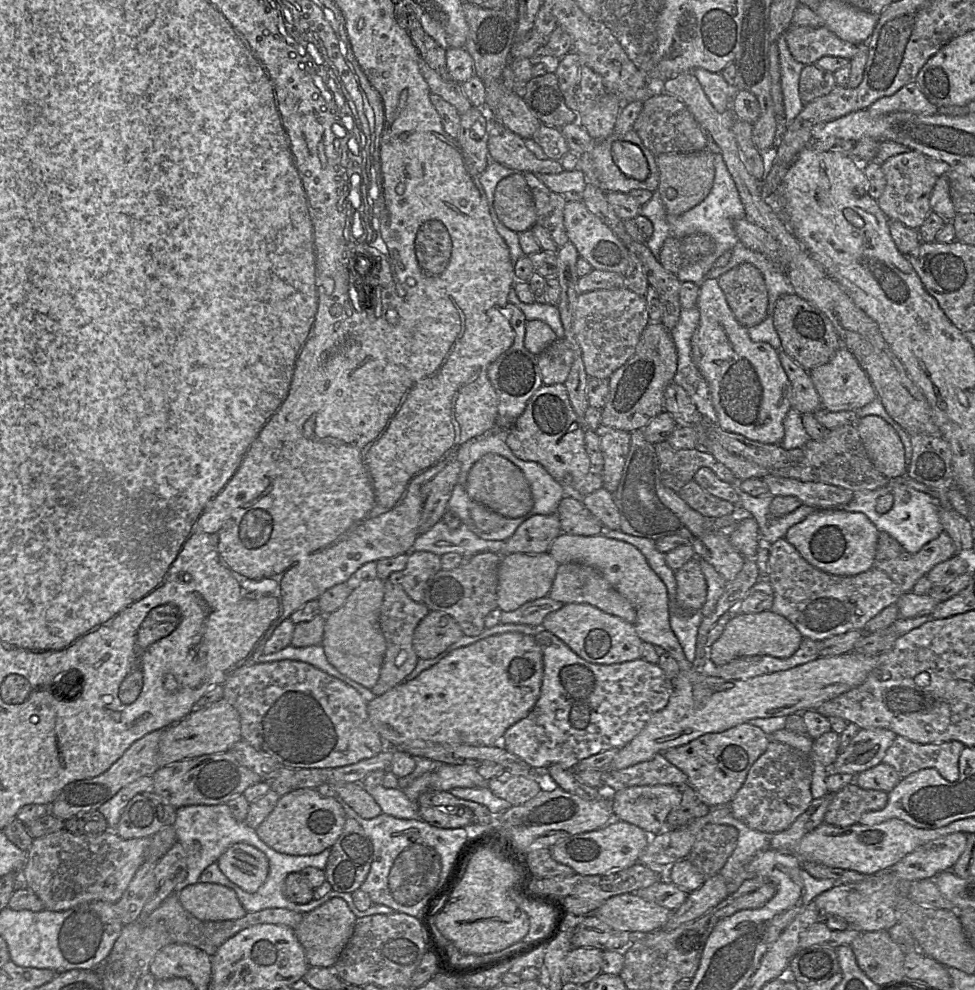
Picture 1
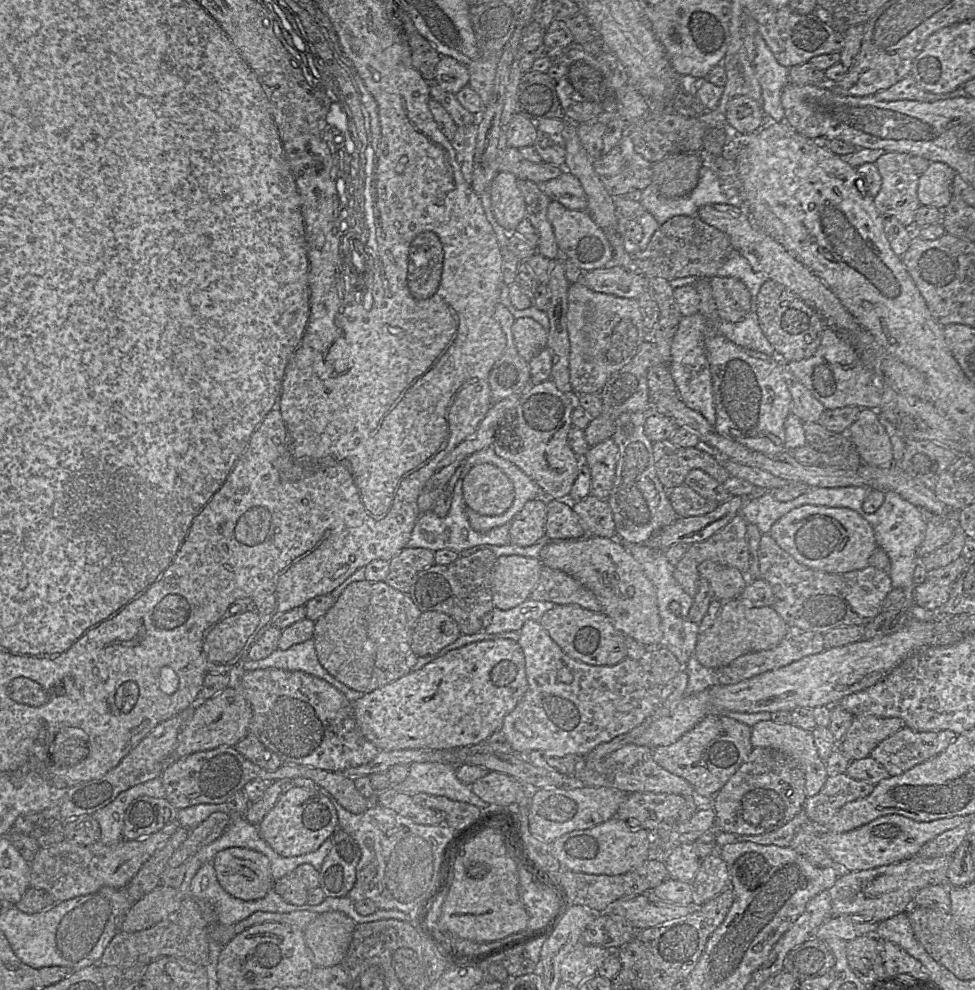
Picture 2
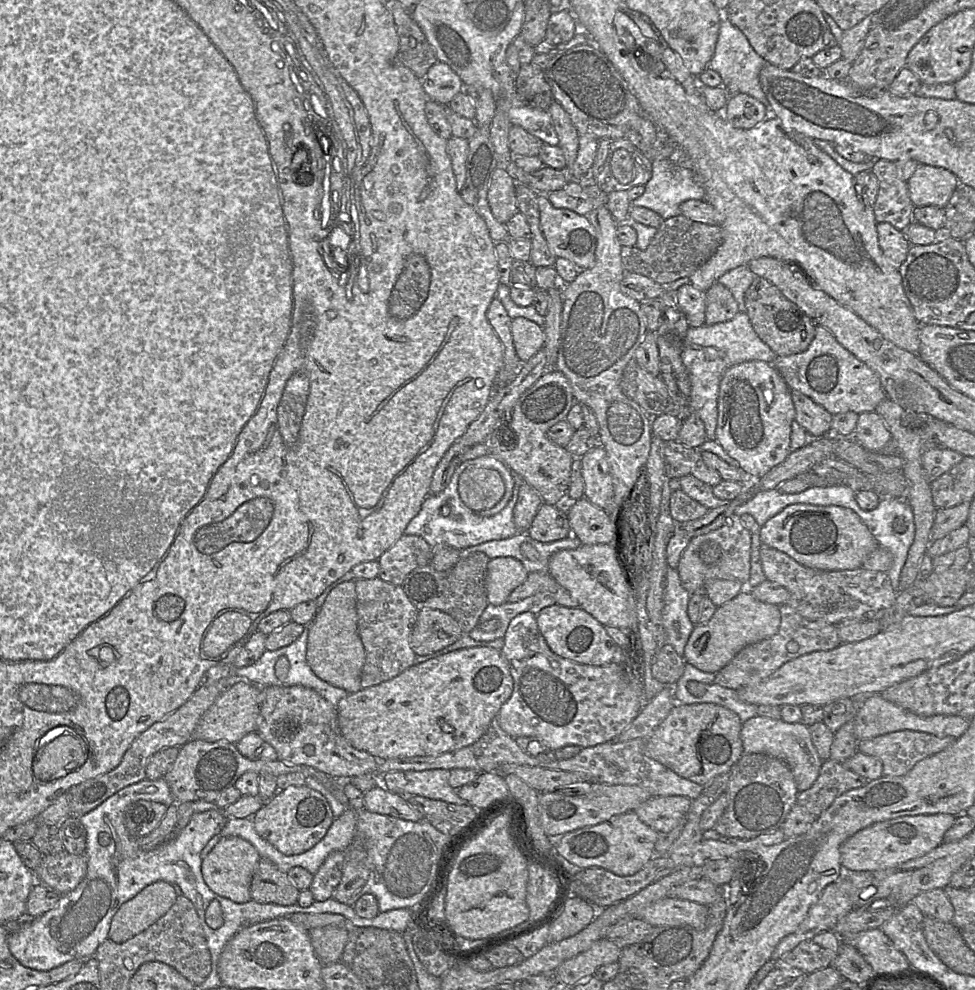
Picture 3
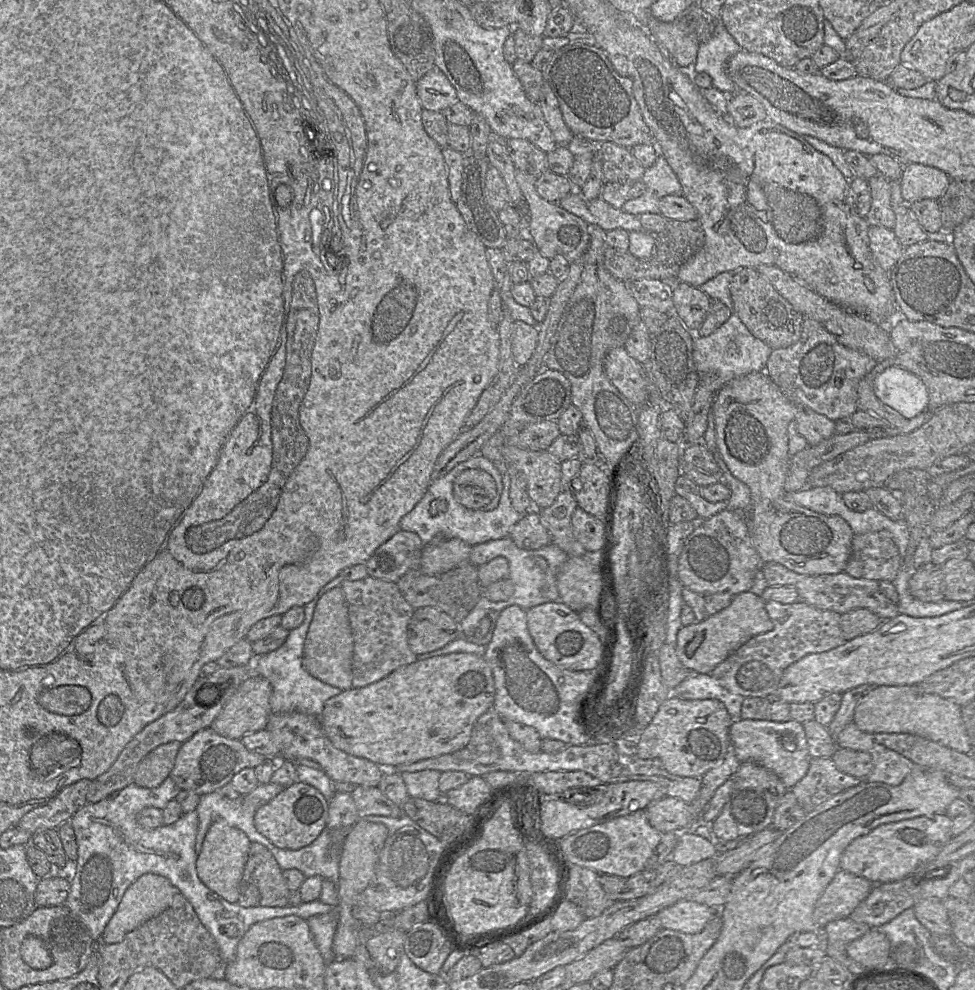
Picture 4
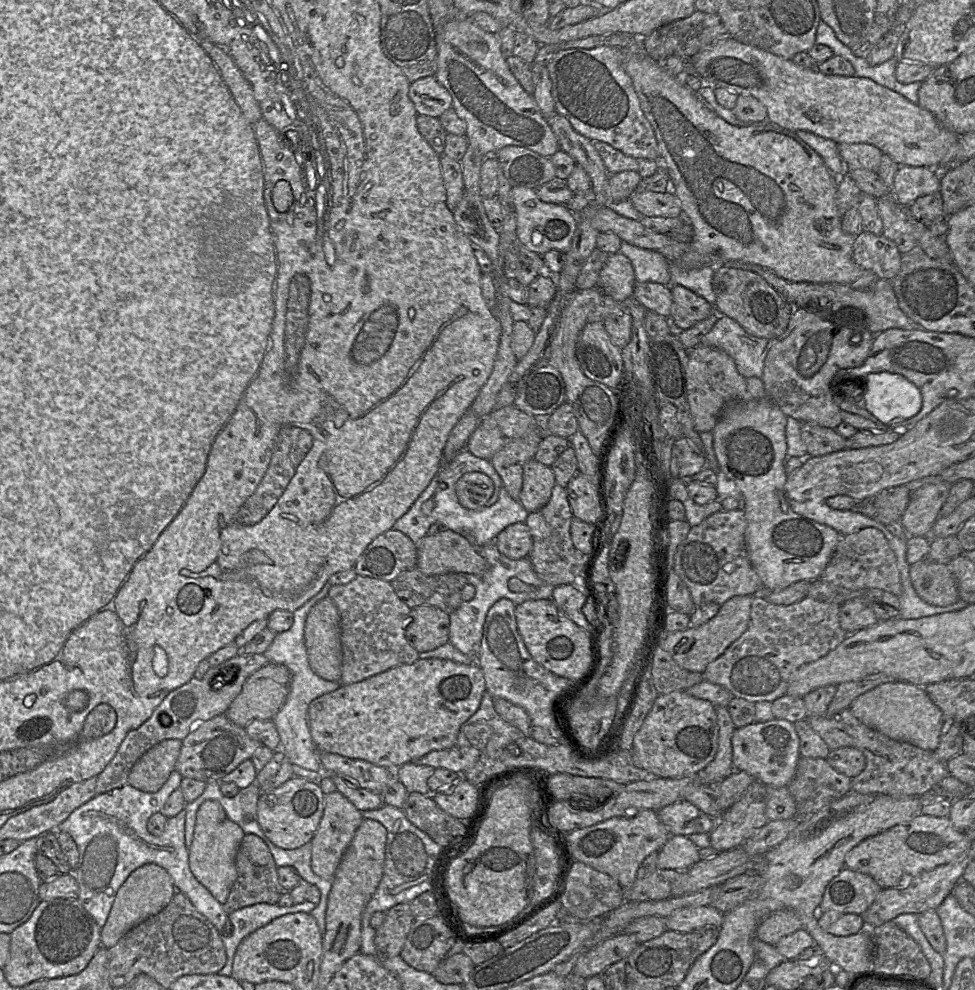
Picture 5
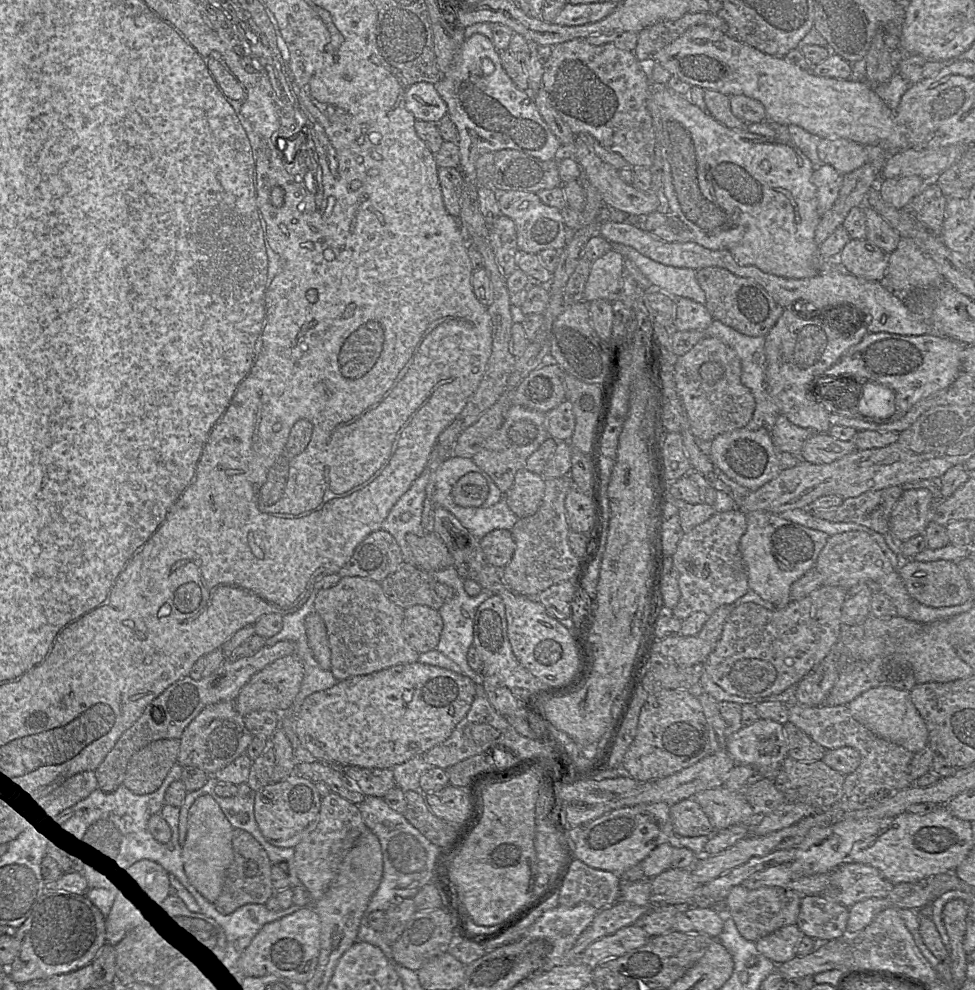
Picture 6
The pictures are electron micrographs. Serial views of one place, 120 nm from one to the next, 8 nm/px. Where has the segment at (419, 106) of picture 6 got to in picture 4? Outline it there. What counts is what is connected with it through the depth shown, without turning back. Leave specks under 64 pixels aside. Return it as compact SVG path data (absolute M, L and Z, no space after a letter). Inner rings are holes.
M436 66L416 82L416 91L426 110L441 112L458 101L454 87Z

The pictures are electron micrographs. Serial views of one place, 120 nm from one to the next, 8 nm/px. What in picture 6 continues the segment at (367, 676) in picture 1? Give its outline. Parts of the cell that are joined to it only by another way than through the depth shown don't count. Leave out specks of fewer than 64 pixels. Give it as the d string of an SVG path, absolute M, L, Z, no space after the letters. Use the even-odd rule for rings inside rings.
M312 611L305 618L308 645L318 665L324 670L331 669L331 650L327 629L321 616Z

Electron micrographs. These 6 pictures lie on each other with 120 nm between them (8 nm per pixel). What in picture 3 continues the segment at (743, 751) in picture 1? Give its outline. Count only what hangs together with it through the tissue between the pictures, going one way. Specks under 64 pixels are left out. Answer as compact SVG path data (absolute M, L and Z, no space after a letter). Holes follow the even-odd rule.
M676 703L667 717L645 739L645 755L680 777L705 786L716 776L730 771L744 754L740 737L741 727L742 721L739 716L723 706L712 703Z

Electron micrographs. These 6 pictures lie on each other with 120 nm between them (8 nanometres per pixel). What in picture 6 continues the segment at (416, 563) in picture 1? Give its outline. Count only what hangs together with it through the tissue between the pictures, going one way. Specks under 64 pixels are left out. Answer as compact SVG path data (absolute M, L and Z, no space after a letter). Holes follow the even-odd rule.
M383 529L370 533L338 571L340 577L359 576L381 582L404 563L395 538Z

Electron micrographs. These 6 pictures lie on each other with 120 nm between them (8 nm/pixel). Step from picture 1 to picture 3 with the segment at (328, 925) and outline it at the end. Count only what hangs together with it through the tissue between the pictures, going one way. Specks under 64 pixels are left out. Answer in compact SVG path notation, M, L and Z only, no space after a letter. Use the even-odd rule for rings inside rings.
M336 926L314 928L309 931L314 952L323 965L340 961L348 935L346 929Z

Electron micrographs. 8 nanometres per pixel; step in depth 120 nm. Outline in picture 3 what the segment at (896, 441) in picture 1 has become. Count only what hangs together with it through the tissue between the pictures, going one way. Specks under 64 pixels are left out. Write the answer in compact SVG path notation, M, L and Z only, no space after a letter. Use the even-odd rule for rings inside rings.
M875 410L859 414L853 438L870 452L897 454L897 449L891 443L891 433Z

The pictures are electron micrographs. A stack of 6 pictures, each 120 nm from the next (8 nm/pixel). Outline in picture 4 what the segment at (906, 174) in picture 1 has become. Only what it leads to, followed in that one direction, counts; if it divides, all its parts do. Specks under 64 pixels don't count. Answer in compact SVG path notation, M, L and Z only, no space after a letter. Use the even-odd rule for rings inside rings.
M878 172L868 182L872 196L871 208L865 217L868 224L893 230L896 216L891 206L891 181Z

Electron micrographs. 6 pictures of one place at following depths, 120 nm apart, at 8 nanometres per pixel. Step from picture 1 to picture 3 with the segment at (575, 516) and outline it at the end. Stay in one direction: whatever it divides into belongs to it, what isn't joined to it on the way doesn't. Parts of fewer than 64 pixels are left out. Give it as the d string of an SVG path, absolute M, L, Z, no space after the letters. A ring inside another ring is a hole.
M566 502L562 505L542 503L526 533L539 542L553 542L572 535L566 516Z

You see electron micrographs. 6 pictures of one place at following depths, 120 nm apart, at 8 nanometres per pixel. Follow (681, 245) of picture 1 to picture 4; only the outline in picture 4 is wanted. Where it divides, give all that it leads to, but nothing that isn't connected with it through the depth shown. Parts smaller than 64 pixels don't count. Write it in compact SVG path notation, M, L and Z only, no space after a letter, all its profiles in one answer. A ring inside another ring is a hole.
M668 220L663 231L655 235L655 247L650 258L639 259L627 250L605 246L604 267L621 281L637 279L675 280L680 267L695 255L705 243L705 234L698 220Z

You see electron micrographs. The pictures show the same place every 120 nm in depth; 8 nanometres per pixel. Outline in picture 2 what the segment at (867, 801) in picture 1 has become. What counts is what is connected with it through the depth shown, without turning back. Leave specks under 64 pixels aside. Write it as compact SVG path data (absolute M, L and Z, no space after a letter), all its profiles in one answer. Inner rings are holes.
M846 772L828 776L821 790L806 798L803 810L810 821L824 827L846 803L868 796L874 786L853 779Z

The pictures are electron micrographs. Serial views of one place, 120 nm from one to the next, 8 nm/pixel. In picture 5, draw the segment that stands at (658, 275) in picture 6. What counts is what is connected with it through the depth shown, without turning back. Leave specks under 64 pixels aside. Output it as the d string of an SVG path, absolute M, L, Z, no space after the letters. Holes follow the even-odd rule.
M670 263L671 283L691 290L714 306L716 298L712 278L716 269L709 266L684 269L677 263Z

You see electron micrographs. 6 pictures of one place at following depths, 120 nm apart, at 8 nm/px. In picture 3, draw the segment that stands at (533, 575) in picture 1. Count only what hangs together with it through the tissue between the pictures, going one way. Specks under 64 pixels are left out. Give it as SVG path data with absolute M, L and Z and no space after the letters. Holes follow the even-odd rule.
M496 557L489 560L485 575L487 600L490 604L507 602L510 593L527 578L523 564L513 557Z

